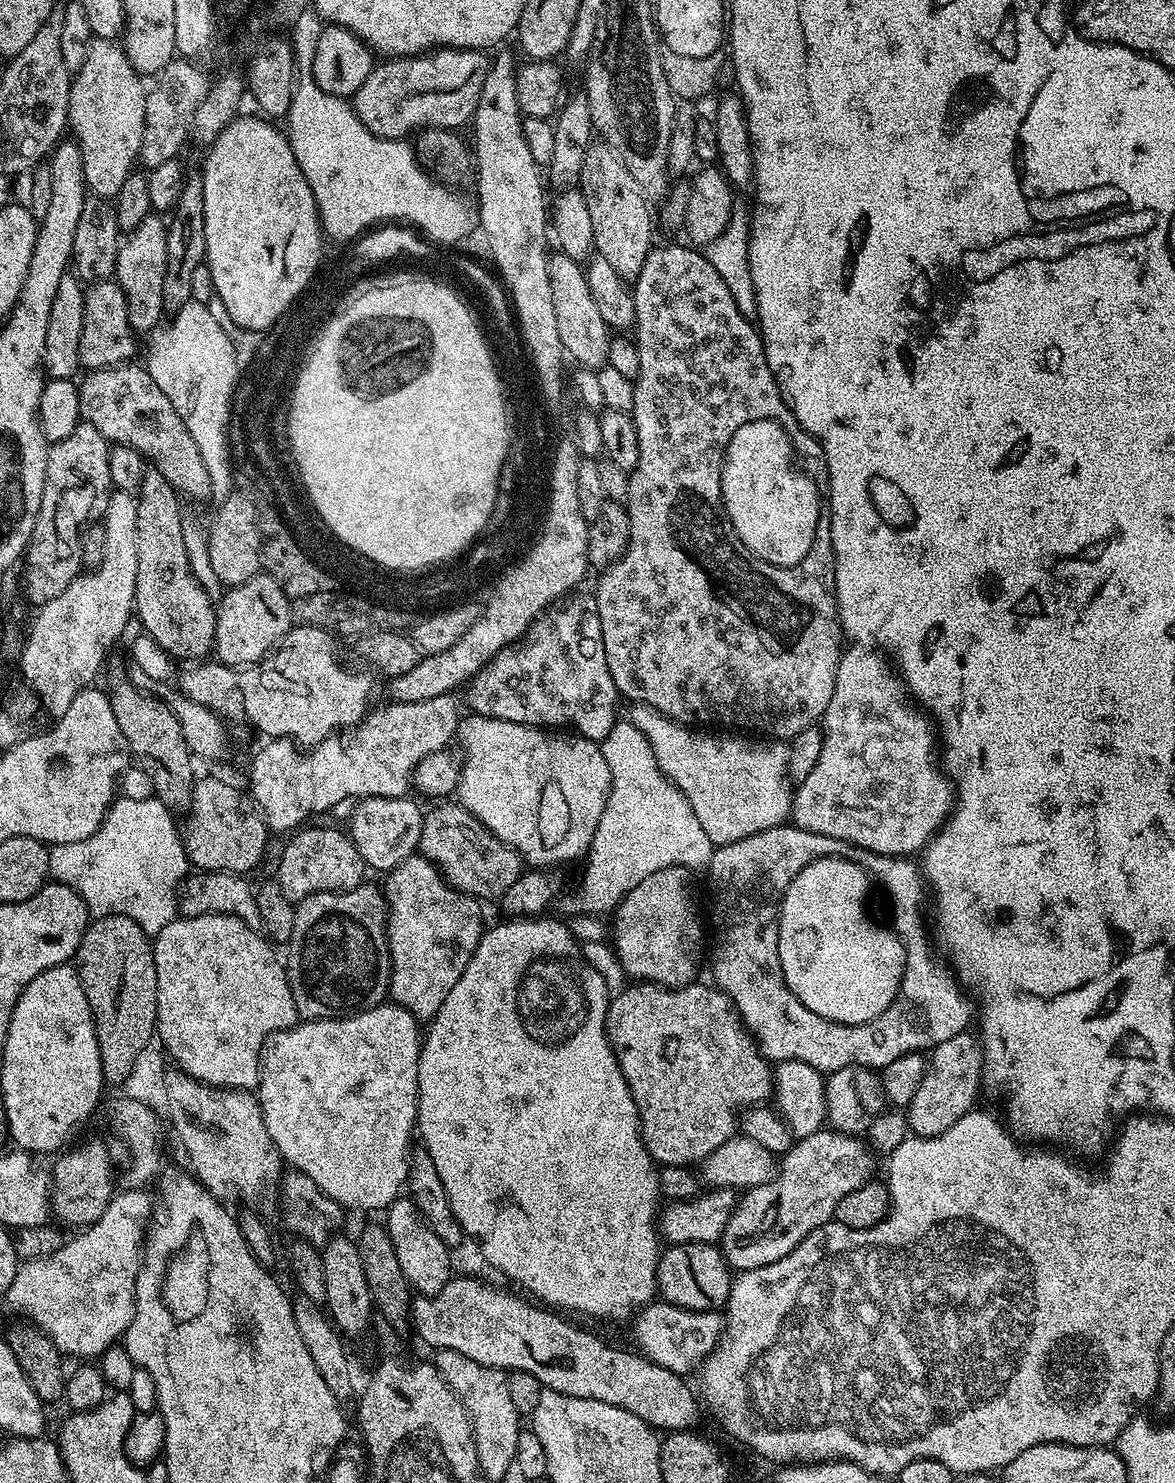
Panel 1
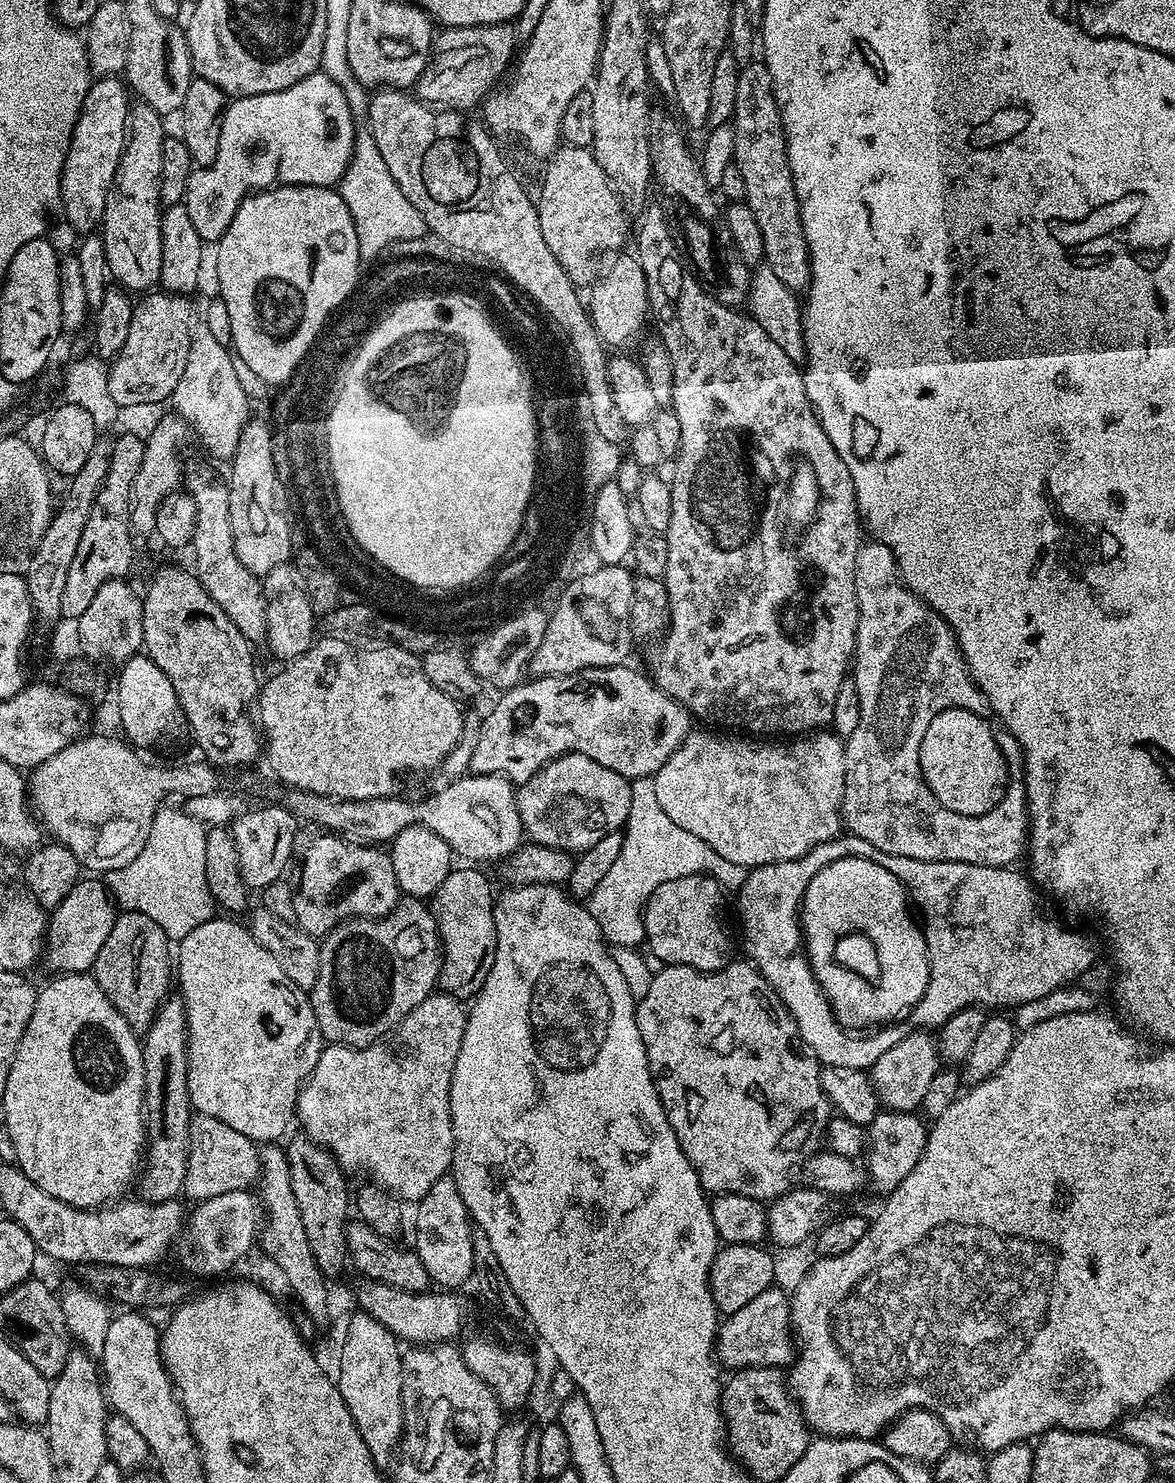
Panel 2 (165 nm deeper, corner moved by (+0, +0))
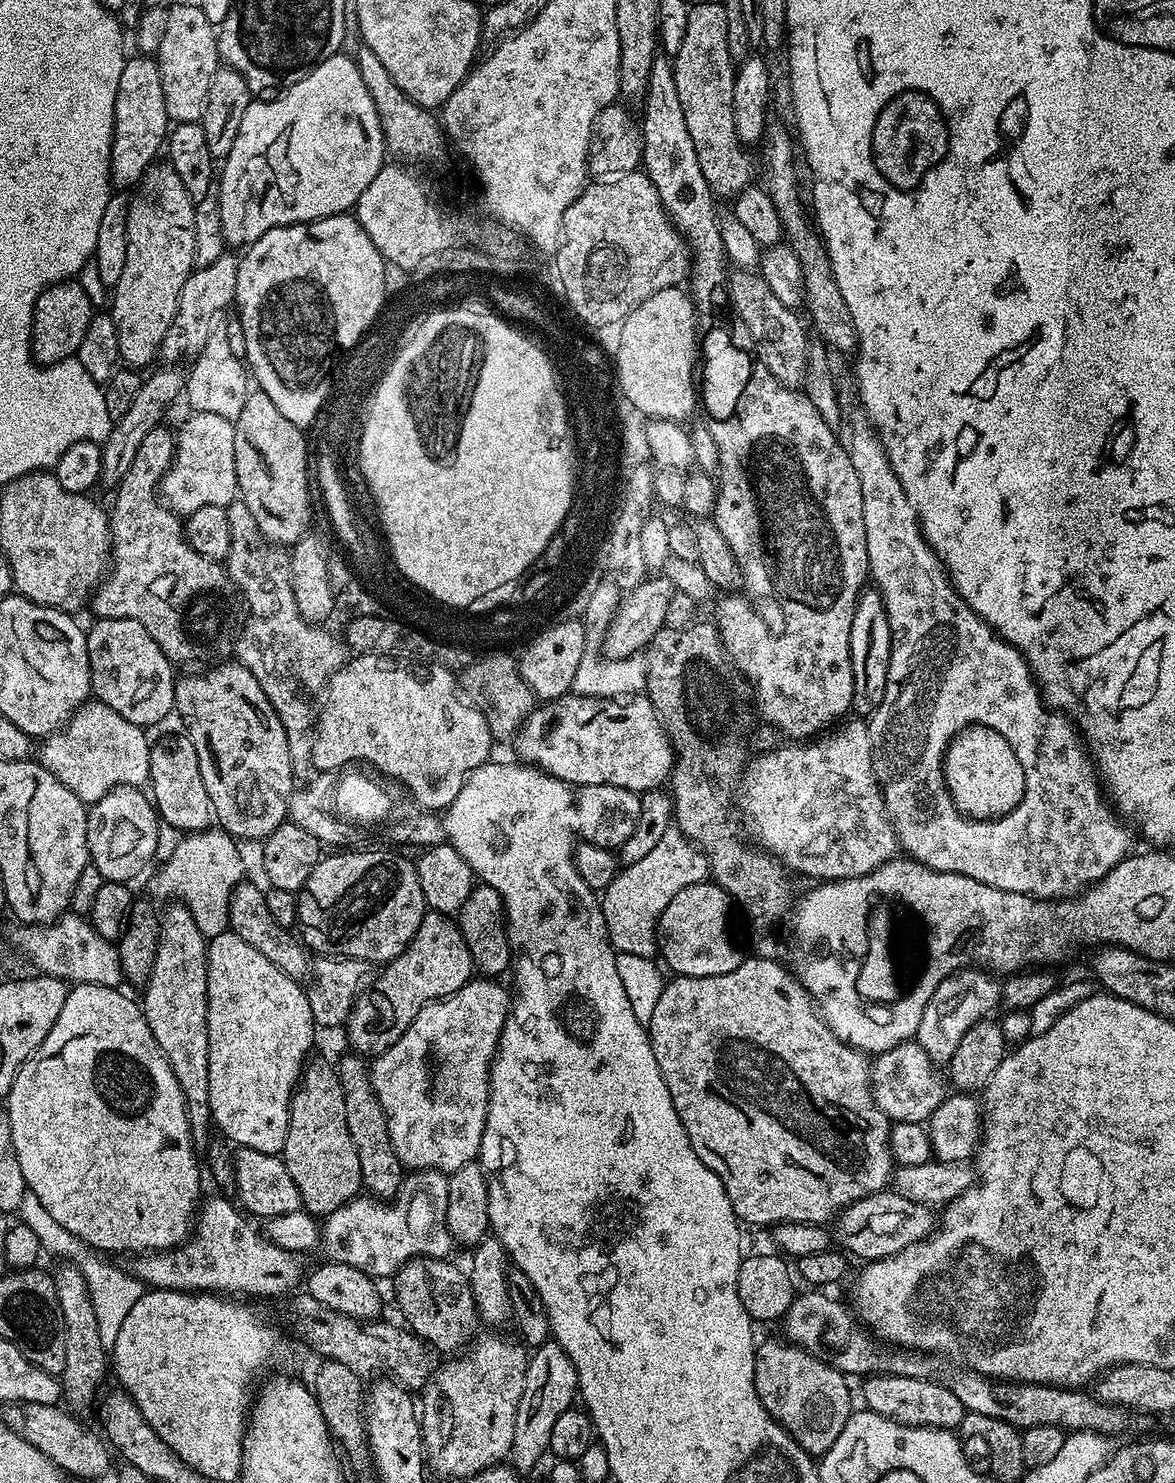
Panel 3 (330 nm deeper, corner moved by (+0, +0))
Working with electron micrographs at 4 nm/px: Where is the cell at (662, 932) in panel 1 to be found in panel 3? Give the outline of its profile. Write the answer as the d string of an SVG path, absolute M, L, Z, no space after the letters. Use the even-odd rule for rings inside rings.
M715 882L686 886L686 890L678 890L678 894L670 898L670 906L662 910L660 921L656 923L656 942L659 959L665 965L668 963L676 976L717 976L730 974L730 970L738 970L742 953L728 933L728 904L730 905L728 893L720 889Z

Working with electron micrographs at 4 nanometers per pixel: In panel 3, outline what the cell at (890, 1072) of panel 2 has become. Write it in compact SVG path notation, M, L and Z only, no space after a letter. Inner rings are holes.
M969 966L950 974L934 990L933 997L926 1003L914 1037L915 1043L920 1045L925 1057L933 1065L947 1066L962 1036L1001 1003L1002 984L999 979L995 979L997 977L983 967Z

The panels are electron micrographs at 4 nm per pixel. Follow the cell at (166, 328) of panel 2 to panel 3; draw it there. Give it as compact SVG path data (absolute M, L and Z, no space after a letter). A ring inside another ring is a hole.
M225 254L210 266L196 268L186 278L186 286L182 286L180 295L180 311L177 312L170 330L166 330L166 338L160 343L160 356L168 362L180 362L183 356L195 358L206 346L206 338L210 338L212 329L217 327L216 312L229 311L236 299L238 286L239 259L234 255Z

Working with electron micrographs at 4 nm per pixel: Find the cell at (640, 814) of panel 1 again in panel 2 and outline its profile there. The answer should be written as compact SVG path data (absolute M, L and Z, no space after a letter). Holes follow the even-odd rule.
M653 777L633 779L631 786L630 814L622 829L622 848L614 866L603 875L602 882L595 886L594 892L589 894L586 907L594 922L598 922L598 930L602 930L609 945L636 948L645 943L644 907L650 894L654 894L662 882L674 882L674 878L687 876L710 876L719 882L721 889L735 894L744 885L749 869L726 862L726 858L722 858L718 850L710 850L702 838L694 838L694 834L690 834L690 830L682 830L682 826L674 826L674 822L666 818L666 810L658 806Z

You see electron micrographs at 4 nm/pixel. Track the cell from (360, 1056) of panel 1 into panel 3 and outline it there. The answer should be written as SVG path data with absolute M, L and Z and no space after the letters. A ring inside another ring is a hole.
M473 978L453 996L422 1006L418 1018L410 1022L402 1038L371 1061L374 1094L378 1094L378 1102L382 1102L390 1142L394 1142L394 1150L405 1169L434 1168L451 1174L479 1157L488 1113L488 1073L492 1071L492 1060L500 1047L500 1035L509 1011L509 989L507 992L492 978Z

